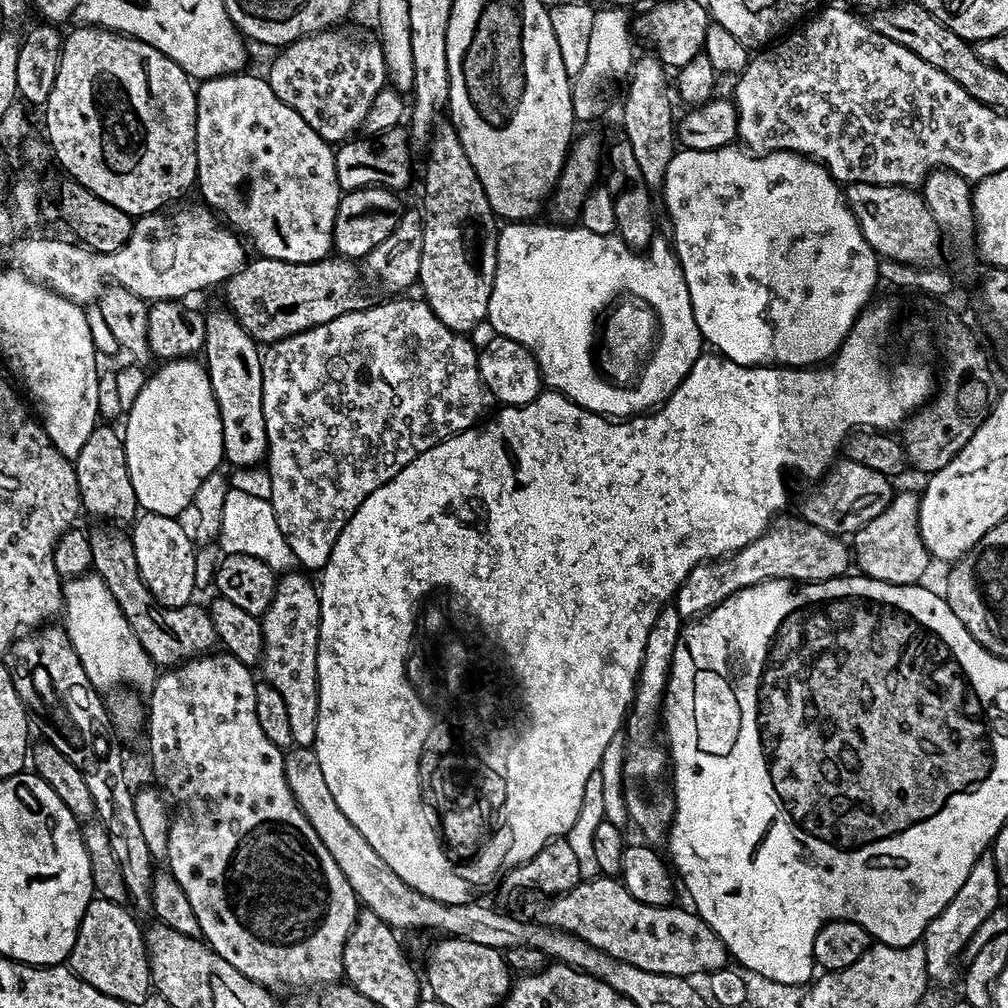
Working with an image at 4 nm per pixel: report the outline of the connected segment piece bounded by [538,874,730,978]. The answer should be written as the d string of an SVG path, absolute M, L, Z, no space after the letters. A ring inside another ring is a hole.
M603 874L581 879L574 890L551 897L545 904L548 905L540 912L539 923L574 934L610 954L610 958L638 966L638 970L696 978L699 972L711 974L729 967L726 946L695 911L687 907L646 906L646 902L638 902L634 894L626 891L619 879Z

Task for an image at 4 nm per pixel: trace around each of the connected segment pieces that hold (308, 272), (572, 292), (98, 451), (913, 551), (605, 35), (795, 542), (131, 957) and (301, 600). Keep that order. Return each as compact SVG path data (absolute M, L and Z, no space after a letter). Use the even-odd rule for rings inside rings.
M260 256L249 259L223 285L223 303L240 325L251 334L257 345L267 346L287 336L322 326L347 312L357 312L369 307L368 292L360 281L362 272L353 261L343 258L325 258L314 262L282 262L274 258Z
M508 222L499 229L496 237L496 273L494 274L494 286L490 290L490 302L488 303L488 319L486 321L487 327L492 327L491 330L495 335L505 336L514 342L518 342L524 348L531 352L532 357L536 360L537 366L540 367L540 374L543 383L547 385L551 391L560 392L563 396L568 396L578 406L582 406L591 412L597 412L599 416L606 416L609 418L627 418L630 416L639 416L645 410L655 410L660 407L664 401L670 398L670 394L674 394L674 390L678 390L678 386L682 382L682 378L686 378L686 374L690 374L690 366L694 366L694 362L702 354L702 337L698 330L698 322L694 322L694 310L688 305L690 302L690 290L686 286L686 278L680 271L680 264L676 261L676 254L673 247L669 244L667 239L661 238L653 239L652 243L643 250L629 248L625 240L621 240L619 235L613 234L607 236L606 234L594 234L590 230L579 226L560 226L564 228L555 228L552 224L540 224L541 222Z
M97 426L86 438L82 454L74 461L80 502L85 513L97 516L97 521L111 522L116 526L128 526L138 515L134 498L134 486L130 482L130 470L126 470L126 450L119 431L112 426ZM108 427L108 428L104 428Z
M897 491L892 501L878 514L878 518L870 518L866 526L862 526L851 537L850 548L854 553L856 564L863 575L890 582L891 584L918 584L925 578L930 565L930 557L920 537L920 497L914 491Z
M615 6L604 9L601 7L596 13L594 26L590 30L590 46L586 49L586 63L572 85L572 105L577 121L594 119L604 108L604 92L600 87L607 80L616 80L619 76L627 77L632 69L634 28L630 23L630 16L628 20L628 15L625 9Z
M795 515L787 516L777 519L758 539L742 546L742 550L733 552L731 556L705 560L703 564L694 566L674 597L681 617L702 616L715 604L721 604L738 590L760 584L764 580L833 580L834 577L843 576L849 571L850 548L841 537L826 530L818 530L818 526Z
M93 898L86 906L86 914L82 914L76 941L67 958L78 978L90 982L94 990L110 994L110 998L118 998L126 1006L146 1002L152 982L152 973L148 971L146 936L142 928L140 932L135 918L124 904Z
M300 570L285 571L277 579L274 598L260 621L264 653L263 679L286 701L293 745L313 747L318 730L318 638L320 637L320 593Z

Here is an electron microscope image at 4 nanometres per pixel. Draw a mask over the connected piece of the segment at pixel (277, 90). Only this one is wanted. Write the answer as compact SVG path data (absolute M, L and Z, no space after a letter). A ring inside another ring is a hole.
M348 26L303 36L293 44L283 45L266 71L270 90L290 110L295 110L314 134L333 146L347 141L355 133L352 131L365 123L370 106L386 86L387 79L384 51L379 43L372 39L364 44L354 29L344 27Z

